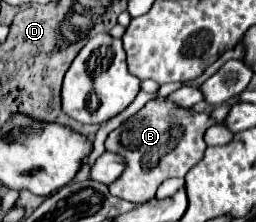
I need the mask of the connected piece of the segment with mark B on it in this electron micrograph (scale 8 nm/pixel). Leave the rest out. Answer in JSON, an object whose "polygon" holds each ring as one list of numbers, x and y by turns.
{"polygon":[[148,101,134,117,126,119,106,139,106,151,124,159,122,175,108,185,110,193,132,203,152,199,162,181,168,177,184,177,204,157,206,143,202,137,210,125,214,125,210,115,174,107,174,103]]}

